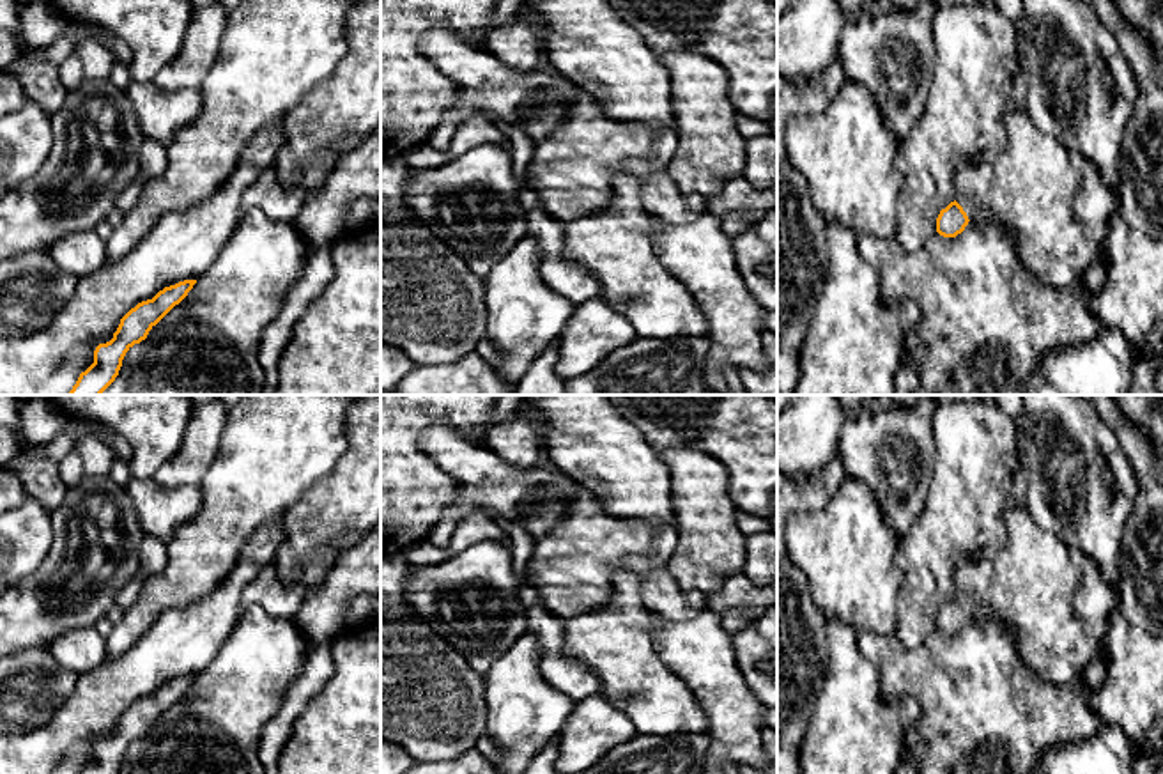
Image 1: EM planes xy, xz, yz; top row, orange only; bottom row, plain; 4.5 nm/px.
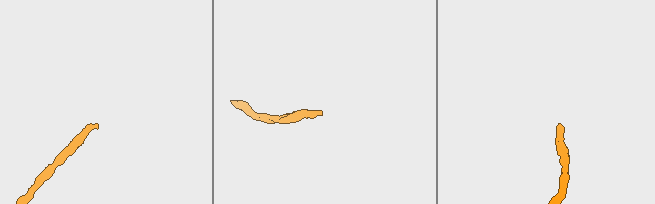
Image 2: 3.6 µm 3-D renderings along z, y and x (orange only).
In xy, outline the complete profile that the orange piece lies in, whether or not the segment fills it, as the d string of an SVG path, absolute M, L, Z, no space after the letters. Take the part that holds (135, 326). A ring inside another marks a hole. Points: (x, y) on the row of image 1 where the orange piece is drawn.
M184 280L165 287L152 299L138 303L122 319L106 344L94 351L94 363L80 374L76 384L67 395L101 395L119 375L126 352L142 340L149 331L193 289L196 280Z

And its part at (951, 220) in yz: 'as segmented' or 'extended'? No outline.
extended

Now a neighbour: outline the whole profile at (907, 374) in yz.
M906 335L903 342L903 356L894 375L894 395L913 395L919 381L919 368L924 356L924 344L915 335Z

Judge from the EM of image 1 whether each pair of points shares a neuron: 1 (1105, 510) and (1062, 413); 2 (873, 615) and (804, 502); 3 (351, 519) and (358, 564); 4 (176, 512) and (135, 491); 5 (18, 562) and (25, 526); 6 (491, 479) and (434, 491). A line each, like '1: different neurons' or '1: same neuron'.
1: same neuron
2: different neurons
3: different neurons
4: same neuron
5: same neuron
6: different neurons

